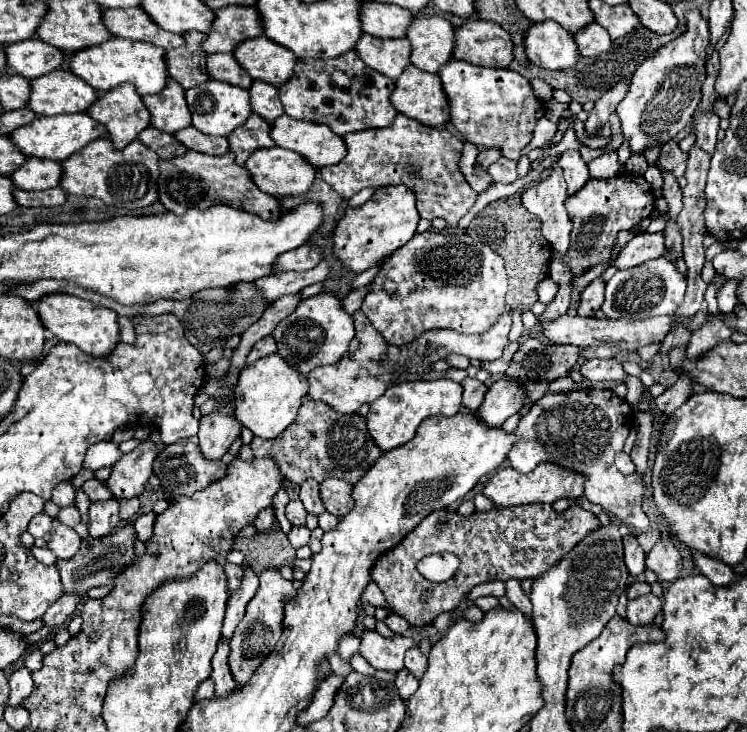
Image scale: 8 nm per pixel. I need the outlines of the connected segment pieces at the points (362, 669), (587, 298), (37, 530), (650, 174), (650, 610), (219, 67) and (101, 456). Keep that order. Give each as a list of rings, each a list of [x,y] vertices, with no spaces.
[[[356,652],[352,658],[350,658],[350,664],[352,664],[352,668],[356,670],[356,672],[360,672],[360,674],[368,674],[368,676],[372,676],[376,670],[360,656],[360,652]]]
[[[596,278],[580,292],[580,304],[576,312],[580,316],[594,316],[600,310],[602,302],[604,302],[604,282]]]
[[[40,512],[38,516],[34,516],[28,524],[28,532],[34,536],[34,538],[46,538],[48,532],[52,528],[52,518],[46,514],[46,512]]]
[[[650,166],[650,168],[646,170],[644,178],[646,178],[646,182],[652,186],[652,190],[654,190],[654,192],[656,192],[656,190],[660,190],[660,188],[662,188],[662,184],[664,184],[664,180],[662,180],[662,172],[660,172],[656,166]]]
[[[646,594],[628,602],[626,620],[634,626],[644,626],[650,624],[660,610],[662,610],[662,600],[654,594]]]
[[[210,54],[206,60],[206,68],[214,80],[220,80],[232,86],[240,86],[248,90],[250,84],[254,82],[232,54]]]
[[[112,440],[106,442],[96,442],[88,448],[86,458],[84,458],[84,466],[90,470],[98,470],[102,466],[114,466],[114,462],[122,456],[122,452],[118,450],[118,444]]]

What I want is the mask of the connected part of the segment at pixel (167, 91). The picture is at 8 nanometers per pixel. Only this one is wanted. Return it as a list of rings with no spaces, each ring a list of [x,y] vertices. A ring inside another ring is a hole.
[[[168,80],[170,84],[166,84],[166,88],[160,94],[154,96],[144,96],[144,104],[150,110],[152,116],[152,126],[174,134],[186,126],[192,124],[192,116],[190,110],[186,106],[184,100],[184,88],[176,82],[176,80]]]

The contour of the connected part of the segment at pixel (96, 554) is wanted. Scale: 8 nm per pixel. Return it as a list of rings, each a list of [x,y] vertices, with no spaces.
[[[124,524],[118,530],[114,530],[110,536],[102,536],[102,540],[82,540],[82,546],[76,556],[70,560],[58,560],[56,568],[60,570],[60,580],[64,586],[64,592],[82,592],[86,594],[94,586],[106,586],[114,584],[114,578],[118,572],[134,558],[134,536],[136,530],[132,524]]]

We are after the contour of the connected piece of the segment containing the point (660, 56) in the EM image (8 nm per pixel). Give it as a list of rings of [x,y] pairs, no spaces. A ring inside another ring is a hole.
[[[700,10],[686,12],[686,20],[688,30],[682,36],[662,46],[638,66],[624,100],[616,108],[624,142],[628,142],[632,154],[644,154],[654,146],[666,144],[694,120],[700,102],[700,86],[706,78],[704,60],[708,56],[706,48],[710,46],[710,32]]]

